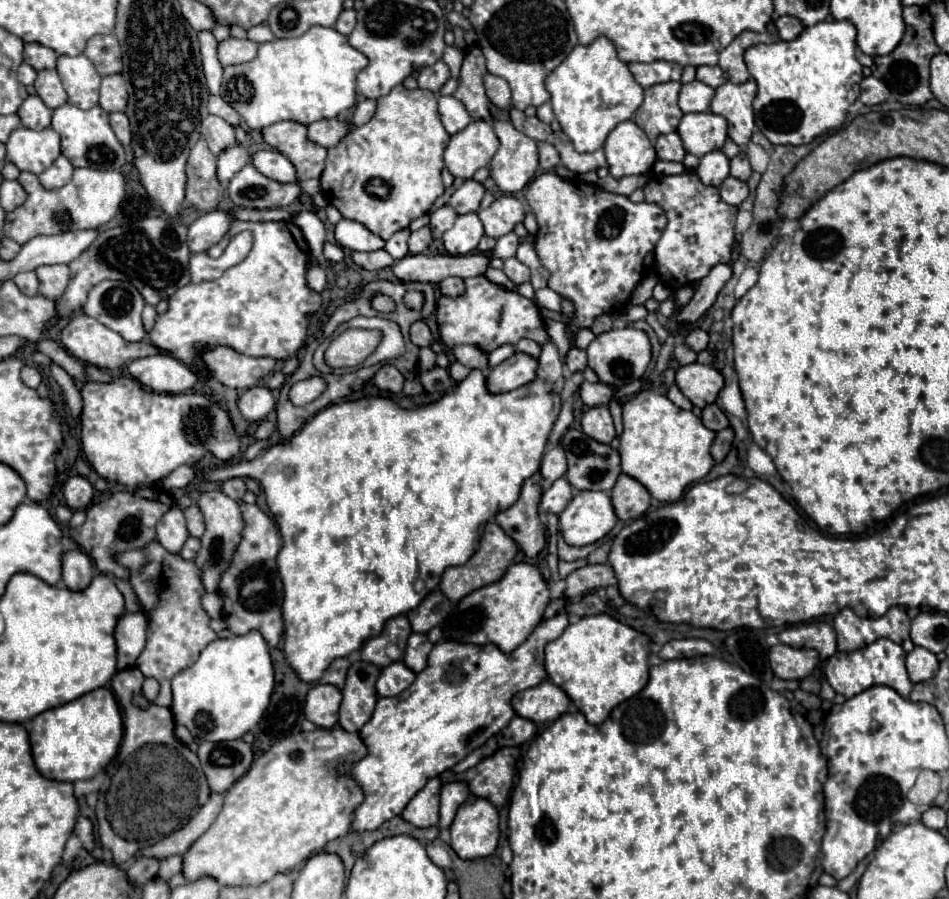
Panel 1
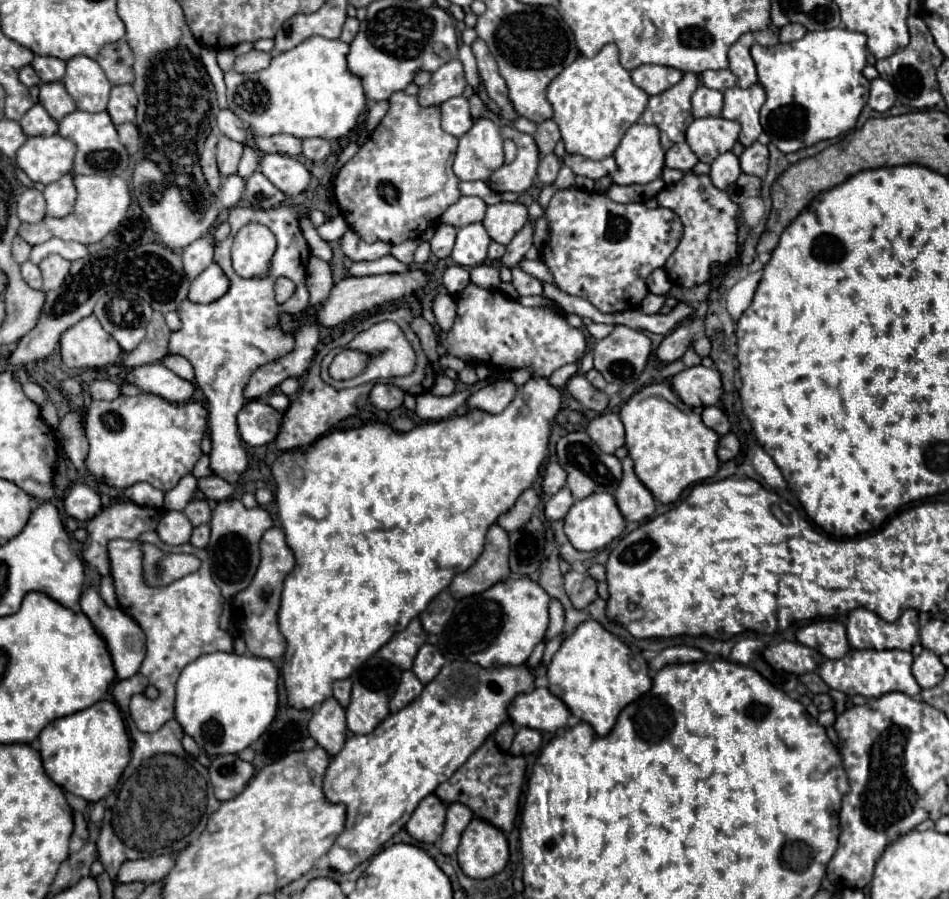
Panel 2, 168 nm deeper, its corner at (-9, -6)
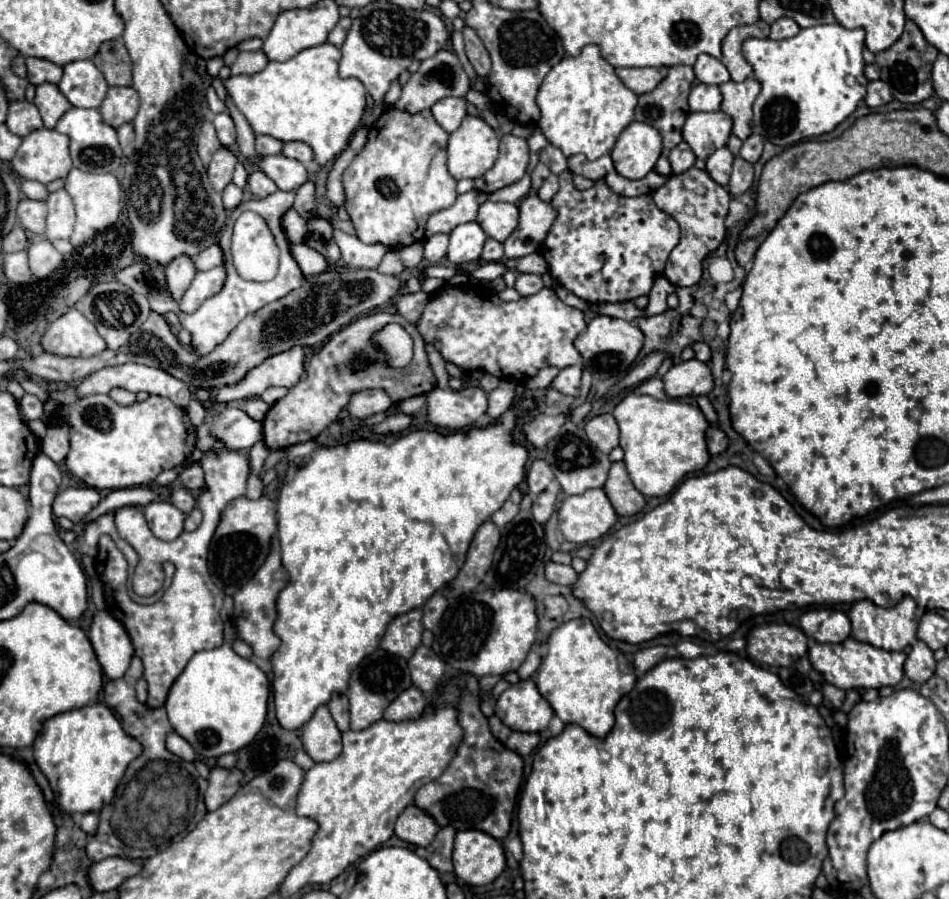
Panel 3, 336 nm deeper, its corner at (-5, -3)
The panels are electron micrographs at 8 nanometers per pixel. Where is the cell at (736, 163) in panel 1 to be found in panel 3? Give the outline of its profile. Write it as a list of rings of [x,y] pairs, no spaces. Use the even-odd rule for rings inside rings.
[[[749,135],[743,141],[739,157],[745,159],[745,161],[749,161],[749,163],[757,163],[759,157],[761,157],[761,153],[763,153],[763,139],[759,135]]]

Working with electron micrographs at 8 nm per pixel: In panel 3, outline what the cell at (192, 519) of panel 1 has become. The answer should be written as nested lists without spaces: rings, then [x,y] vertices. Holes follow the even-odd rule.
[[[173,489],[173,493],[171,493],[171,503],[177,507],[177,509],[181,509],[185,515],[187,513],[191,513],[193,509],[195,509],[195,497],[187,491],[187,489]]]

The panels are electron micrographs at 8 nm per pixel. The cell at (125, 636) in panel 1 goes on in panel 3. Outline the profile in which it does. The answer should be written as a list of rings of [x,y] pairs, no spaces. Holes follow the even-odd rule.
[[[97,611],[91,619],[89,639],[95,647],[103,673],[109,679],[123,677],[133,659],[133,643],[123,623],[107,611]]]

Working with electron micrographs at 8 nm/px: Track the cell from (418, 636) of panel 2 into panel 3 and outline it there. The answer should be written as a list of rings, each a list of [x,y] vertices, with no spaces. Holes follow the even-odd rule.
[[[421,609],[397,615],[389,627],[387,633],[381,639],[381,647],[393,655],[399,655],[403,659],[409,659],[415,653],[415,647],[421,645]]]

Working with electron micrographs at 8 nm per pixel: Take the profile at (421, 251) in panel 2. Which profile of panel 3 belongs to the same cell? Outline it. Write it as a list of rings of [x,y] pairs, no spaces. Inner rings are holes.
[[[413,243],[407,247],[399,249],[399,257],[403,267],[417,267],[423,261],[423,245],[421,243]]]

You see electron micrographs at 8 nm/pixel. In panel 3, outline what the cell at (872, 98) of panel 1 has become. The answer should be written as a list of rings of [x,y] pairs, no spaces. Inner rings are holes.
[[[871,81],[867,85],[865,103],[869,107],[881,107],[881,105],[885,105],[889,101],[893,101],[893,97],[891,97],[891,89],[887,87],[887,83],[883,83],[883,81]]]

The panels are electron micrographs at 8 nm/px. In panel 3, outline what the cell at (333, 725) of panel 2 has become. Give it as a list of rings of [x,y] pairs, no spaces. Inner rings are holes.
[[[317,707],[315,715],[301,727],[301,741],[309,757],[319,761],[331,761],[341,751],[341,731],[337,729],[329,709]]]

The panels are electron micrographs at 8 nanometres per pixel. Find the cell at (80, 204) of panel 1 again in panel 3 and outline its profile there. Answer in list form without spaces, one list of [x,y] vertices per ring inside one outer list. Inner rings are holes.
[[[73,167],[65,179],[65,191],[71,195],[77,211],[75,229],[71,235],[73,245],[83,245],[93,239],[95,233],[103,231],[109,225],[117,223],[117,217],[121,213],[121,185],[115,175],[111,173],[85,173]]]

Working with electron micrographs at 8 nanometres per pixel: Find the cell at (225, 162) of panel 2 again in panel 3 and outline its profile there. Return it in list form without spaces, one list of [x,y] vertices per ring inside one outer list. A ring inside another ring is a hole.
[[[221,147],[219,151],[215,151],[215,155],[213,155],[213,159],[207,167],[207,175],[209,175],[211,185],[215,187],[215,191],[221,193],[223,187],[231,181],[235,163],[237,163],[237,157],[227,147]]]

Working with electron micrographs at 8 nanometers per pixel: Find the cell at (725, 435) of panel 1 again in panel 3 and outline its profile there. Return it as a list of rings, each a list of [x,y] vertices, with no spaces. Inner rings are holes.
[[[709,427],[707,429],[707,449],[711,455],[719,455],[729,447],[727,435],[719,427]]]

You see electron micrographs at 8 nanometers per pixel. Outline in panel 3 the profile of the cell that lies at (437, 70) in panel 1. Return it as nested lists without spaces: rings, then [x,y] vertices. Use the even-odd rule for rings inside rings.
[[[443,49],[439,51],[435,57],[425,59],[419,67],[417,73],[411,75],[411,79],[407,81],[407,85],[403,87],[403,93],[399,97],[399,101],[395,103],[397,109],[403,109],[407,113],[419,113],[423,109],[431,109],[439,99],[455,95],[455,97],[463,97],[467,93],[467,89],[471,87],[455,51],[451,49]]]

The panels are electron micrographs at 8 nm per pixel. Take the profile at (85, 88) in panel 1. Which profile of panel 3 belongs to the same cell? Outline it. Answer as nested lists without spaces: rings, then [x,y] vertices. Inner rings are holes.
[[[91,59],[71,61],[63,67],[63,77],[59,81],[61,93],[75,107],[99,107],[107,93],[107,81],[103,73],[95,67]]]

